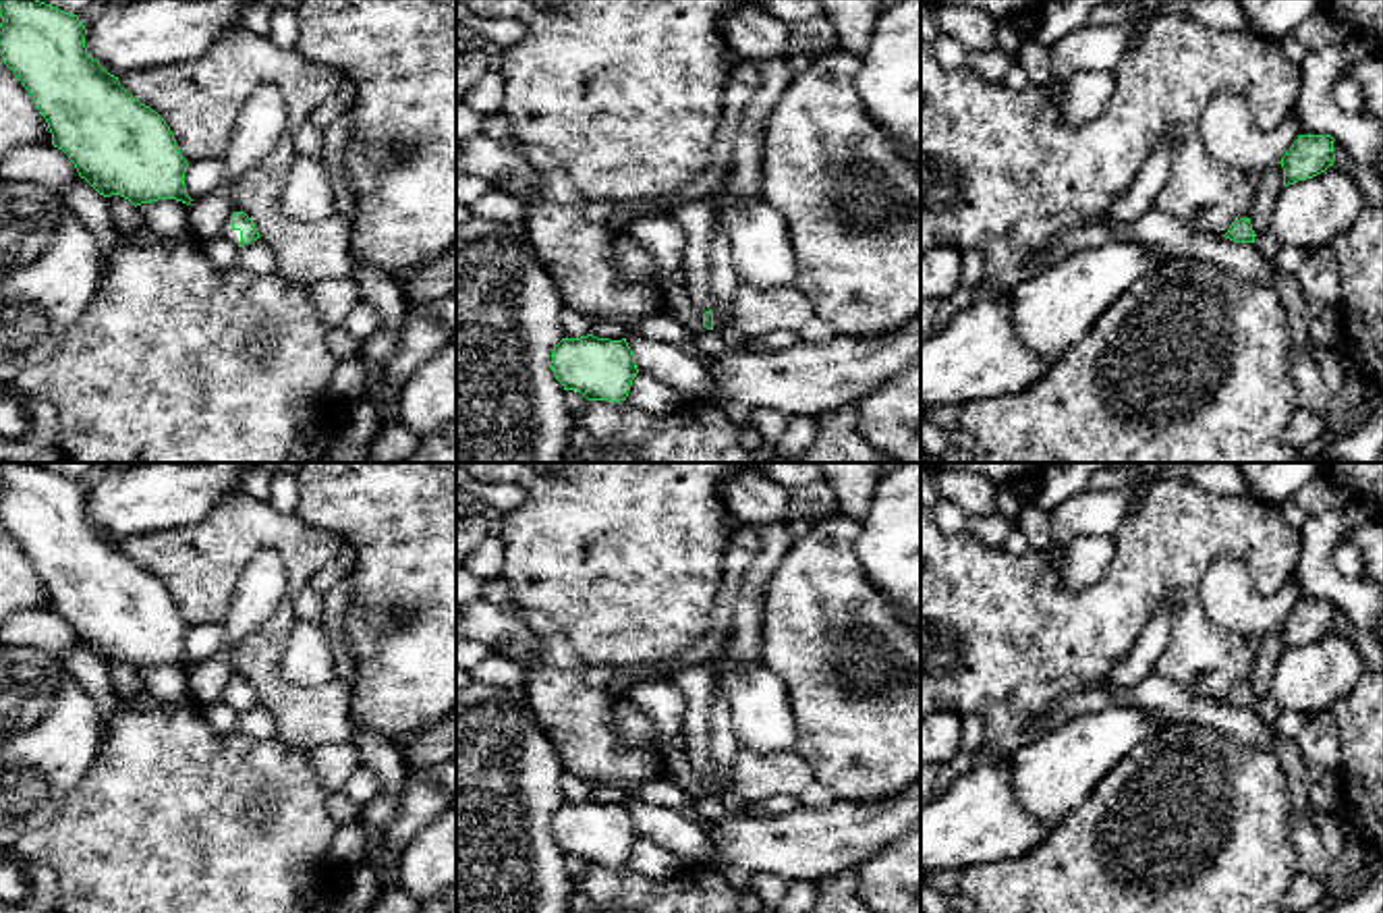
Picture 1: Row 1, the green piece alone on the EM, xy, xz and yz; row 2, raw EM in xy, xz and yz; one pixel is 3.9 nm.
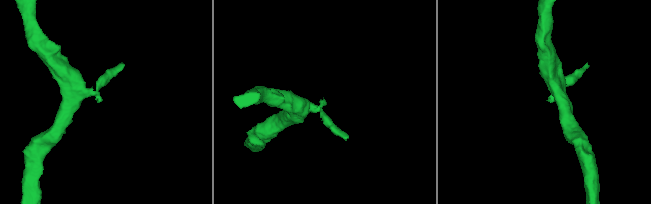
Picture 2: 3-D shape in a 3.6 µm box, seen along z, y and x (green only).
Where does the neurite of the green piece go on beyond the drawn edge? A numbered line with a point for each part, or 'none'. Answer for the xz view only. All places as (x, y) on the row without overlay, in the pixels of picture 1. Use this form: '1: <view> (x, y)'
1: xz (697, 681)

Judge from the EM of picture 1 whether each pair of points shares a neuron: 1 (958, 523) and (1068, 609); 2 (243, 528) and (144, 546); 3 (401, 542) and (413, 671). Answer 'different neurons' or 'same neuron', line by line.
1: different neurons
2: same neuron
3: same neuron

